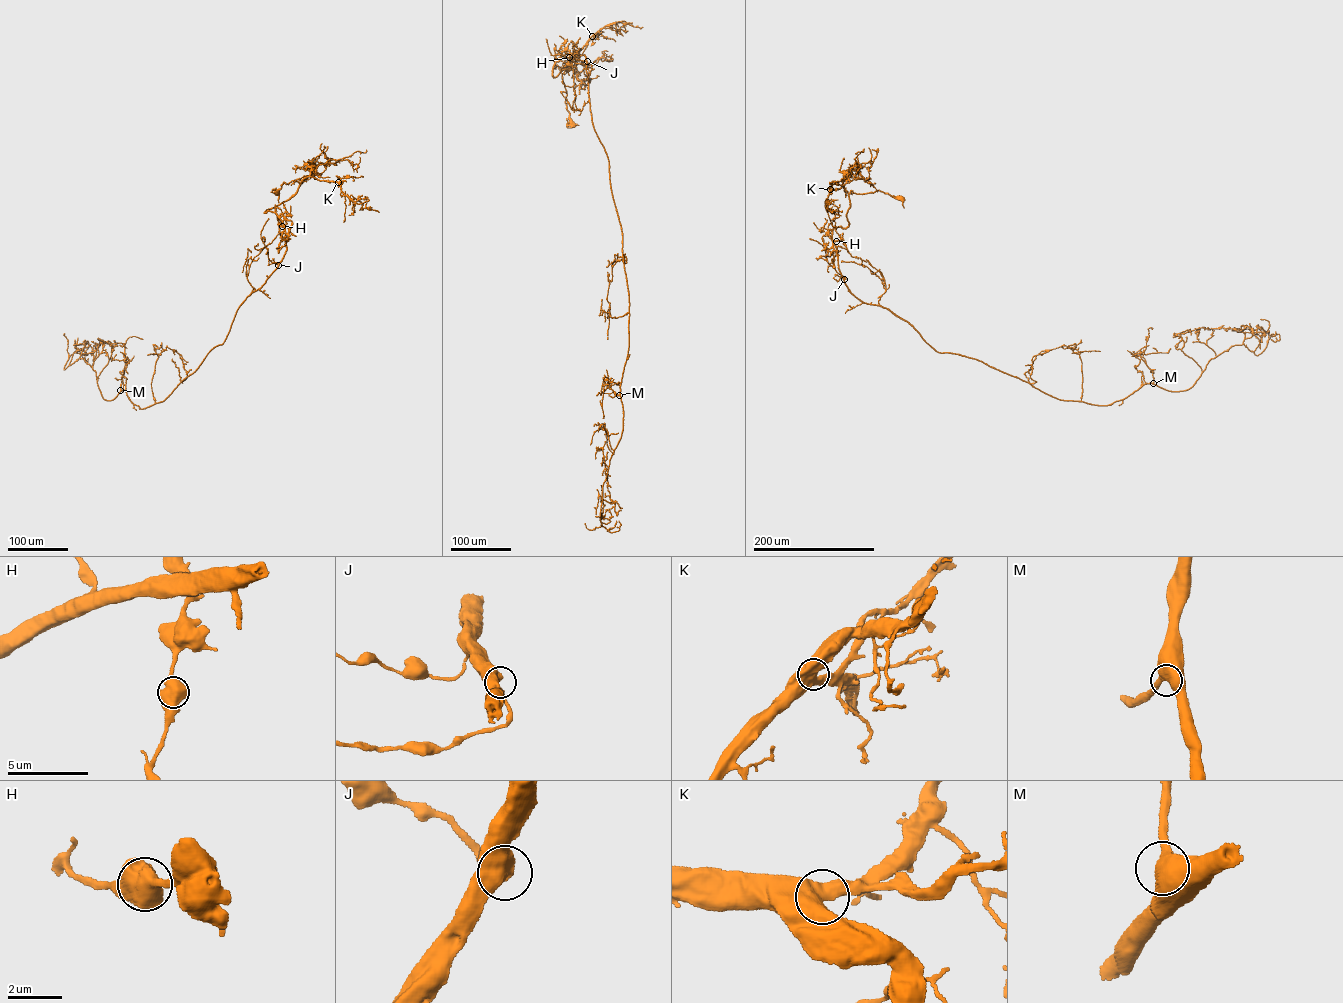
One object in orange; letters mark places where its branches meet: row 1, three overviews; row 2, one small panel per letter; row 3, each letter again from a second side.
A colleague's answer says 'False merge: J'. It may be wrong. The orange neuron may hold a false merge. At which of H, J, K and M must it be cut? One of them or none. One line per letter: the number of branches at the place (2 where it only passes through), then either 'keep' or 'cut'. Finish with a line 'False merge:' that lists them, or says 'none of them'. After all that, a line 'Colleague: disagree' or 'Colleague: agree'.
H: 2 branches meet; keep
J: 2 branches meet; keep
K: 2 branches meet; keep
M: 2 branches meet; keep
False merge: none of them
Colleague: disagree

